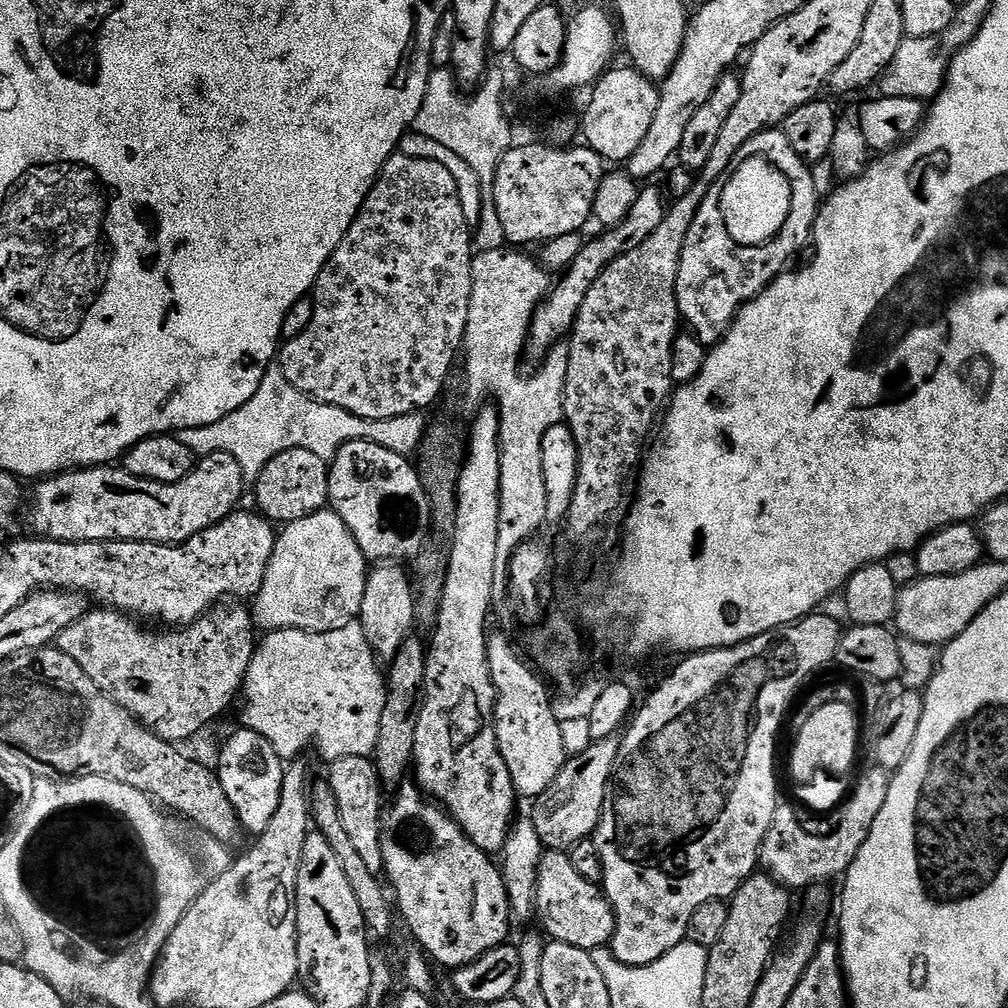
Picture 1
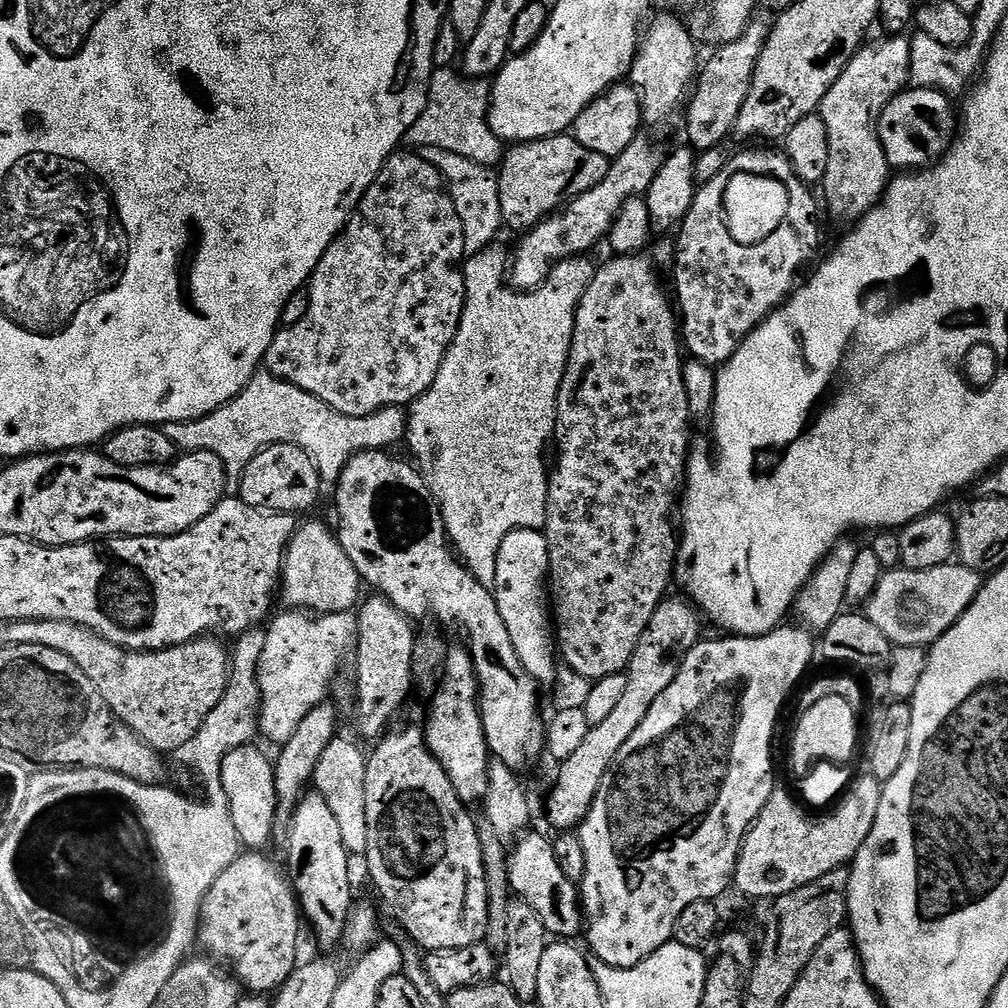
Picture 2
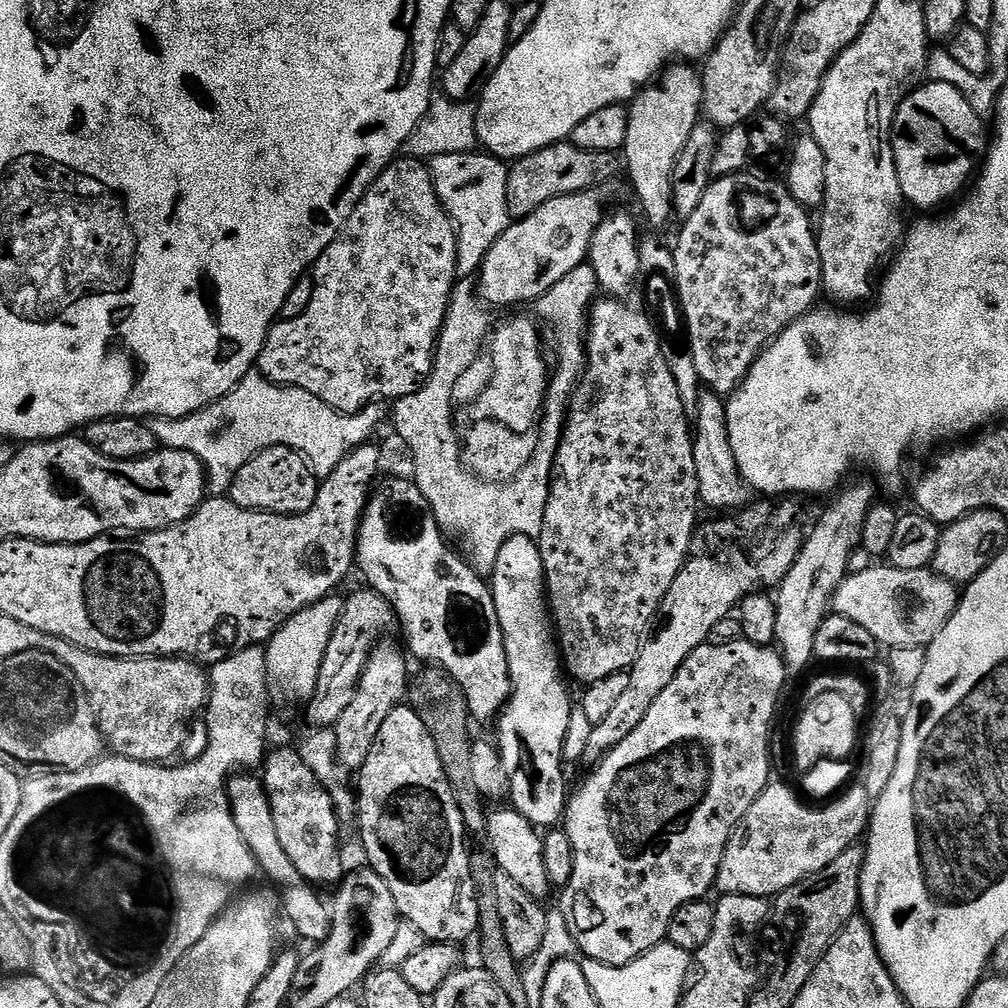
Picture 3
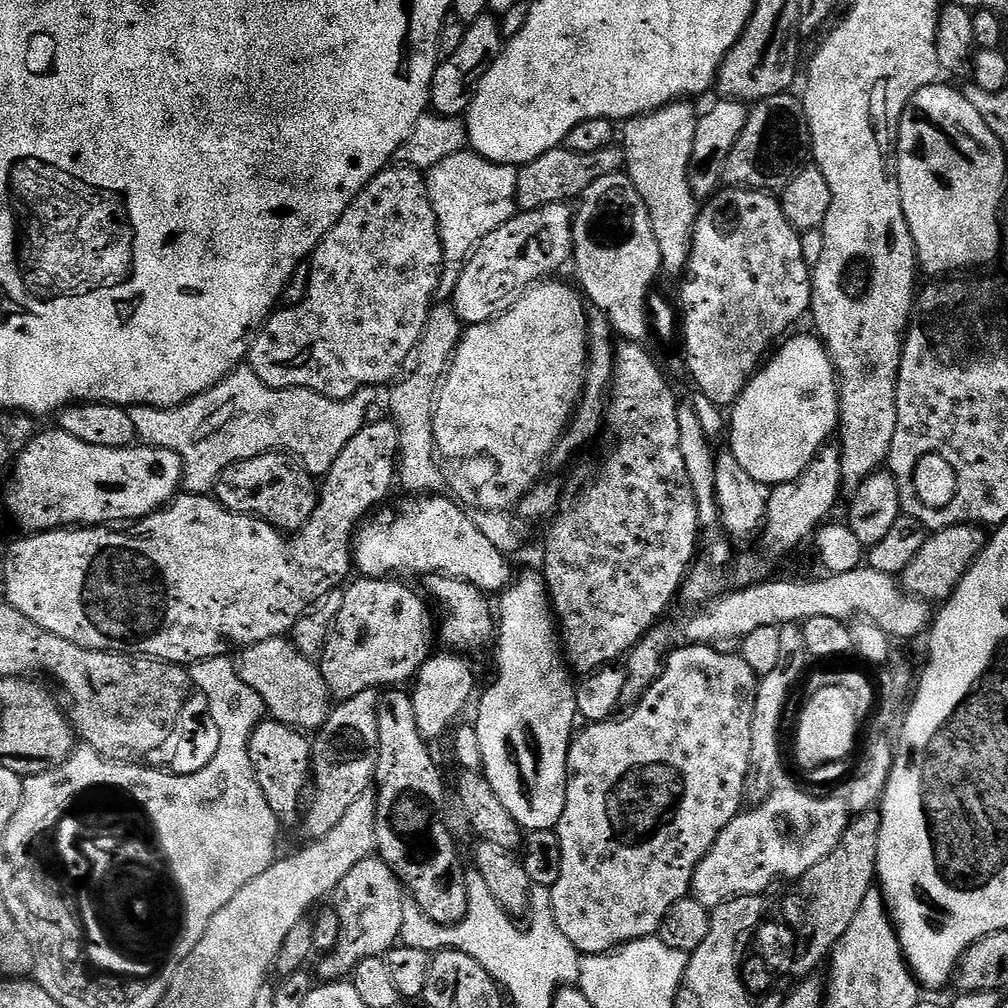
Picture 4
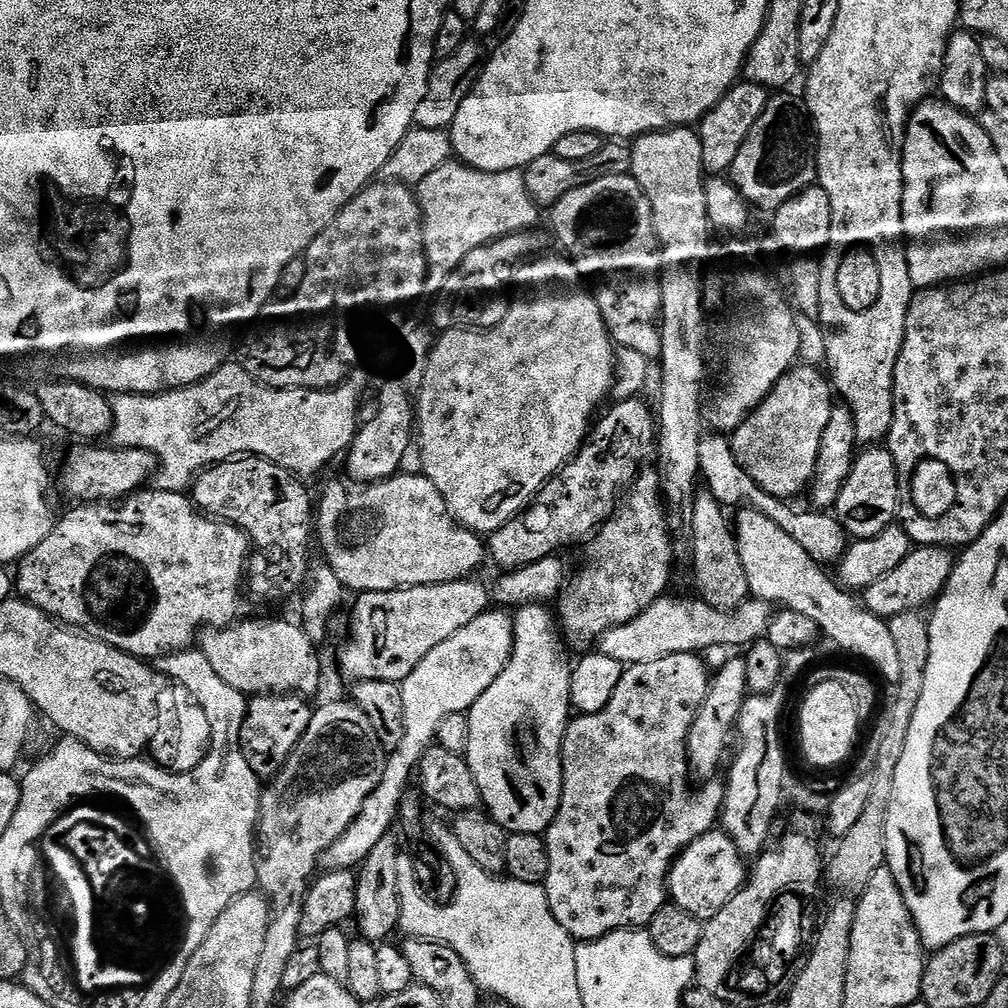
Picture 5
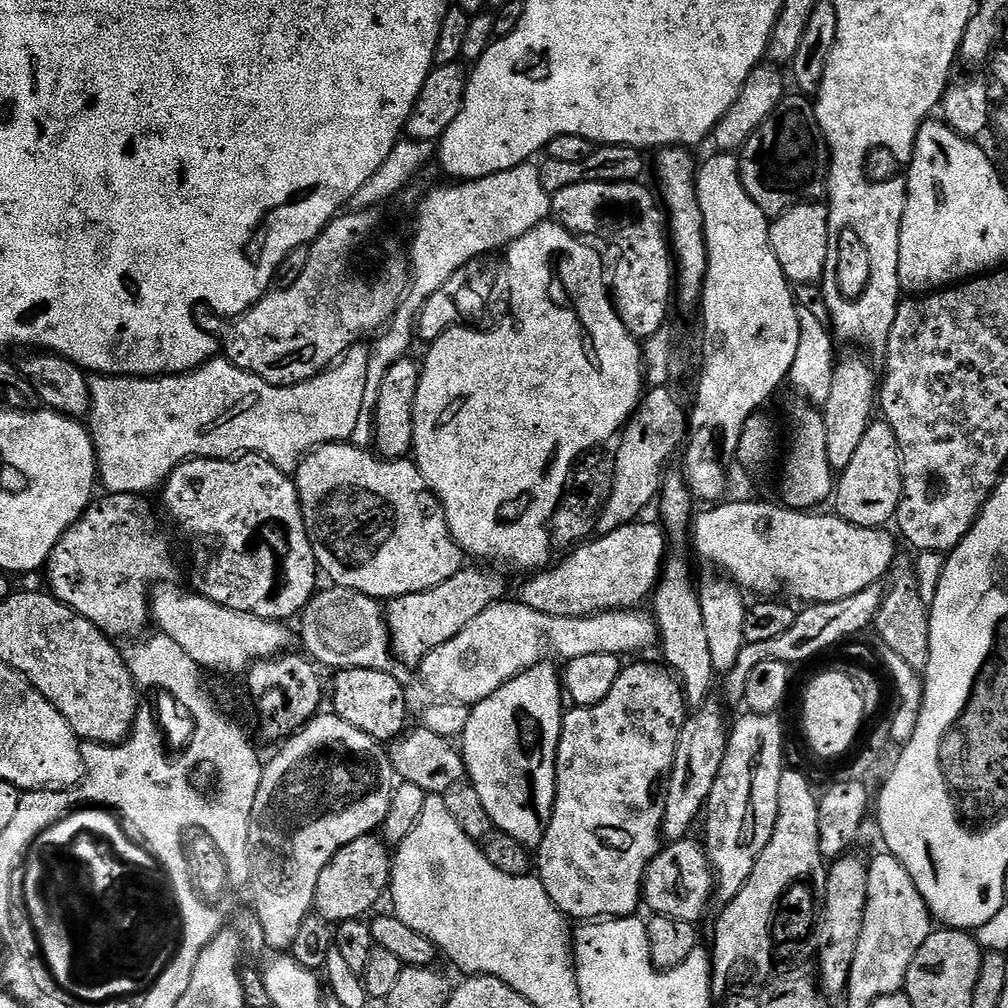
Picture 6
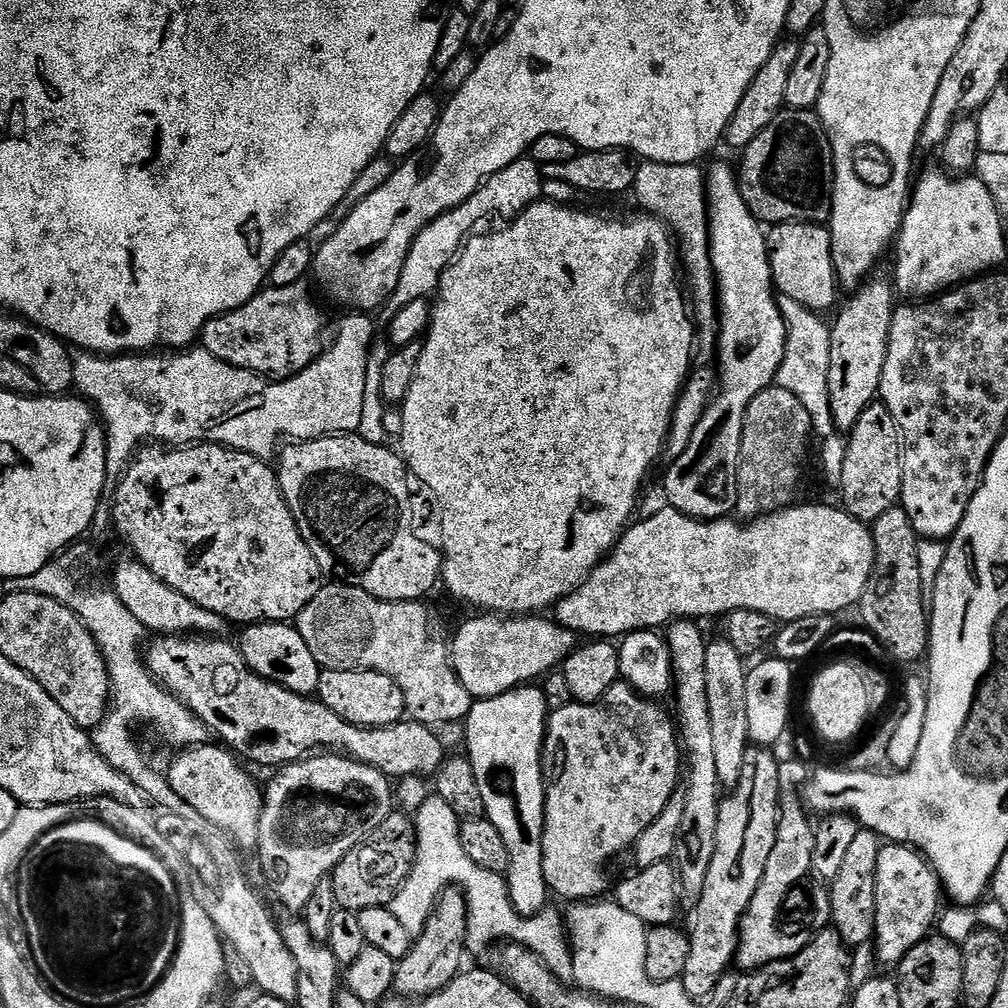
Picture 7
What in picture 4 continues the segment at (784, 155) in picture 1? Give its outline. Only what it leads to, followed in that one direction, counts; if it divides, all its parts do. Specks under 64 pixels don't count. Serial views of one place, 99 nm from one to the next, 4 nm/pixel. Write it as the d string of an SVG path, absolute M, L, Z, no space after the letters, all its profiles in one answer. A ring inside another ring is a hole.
M750 188L721 190L699 209L696 225L694 226L694 234L692 235L692 249L688 255L688 265L685 266L684 275L679 281L679 284L681 284L680 304L678 302L678 308L681 313L684 311L684 318L682 314L682 334L684 330L684 360L688 363L688 372L692 375L693 382L696 383L694 385L695 391L704 394L710 402L723 410L735 405L736 400L744 393L744 388L749 380L756 375L762 361L769 355L768 344L773 343L772 345L775 345L785 335L783 332L787 328L795 326L796 320L802 319L803 316L805 319L809 315L812 306L810 260L808 264L807 258L804 257L804 244L800 241L803 240L801 233L797 232L794 226L790 226L790 222L784 213L784 205L775 195L760 192L762 210L758 210L760 206L756 204L756 198L758 198L758 192L754 192Z

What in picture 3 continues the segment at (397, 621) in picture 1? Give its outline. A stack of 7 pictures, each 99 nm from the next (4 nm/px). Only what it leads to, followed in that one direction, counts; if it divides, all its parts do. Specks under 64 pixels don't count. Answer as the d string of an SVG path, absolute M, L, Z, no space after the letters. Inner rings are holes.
M381 639L370 654L350 706L342 710L342 718L338 718L334 726L337 734L337 758L348 770L358 770L363 766L370 754L370 746L374 746L374 738L378 738L382 722L386 722L386 714L390 714L390 710L398 707L408 694L409 657L402 651L399 643L396 645L394 641L388 639Z

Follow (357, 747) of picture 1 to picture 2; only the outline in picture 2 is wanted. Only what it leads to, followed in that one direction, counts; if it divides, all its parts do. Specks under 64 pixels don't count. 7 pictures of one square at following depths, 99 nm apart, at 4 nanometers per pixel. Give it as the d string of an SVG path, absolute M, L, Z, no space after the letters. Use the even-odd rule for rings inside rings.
M300 610L283 613L267 629L265 649L259 659L258 730L276 746L288 742L305 716L327 701L346 656L353 653L357 642L357 620L351 611L318 619Z

